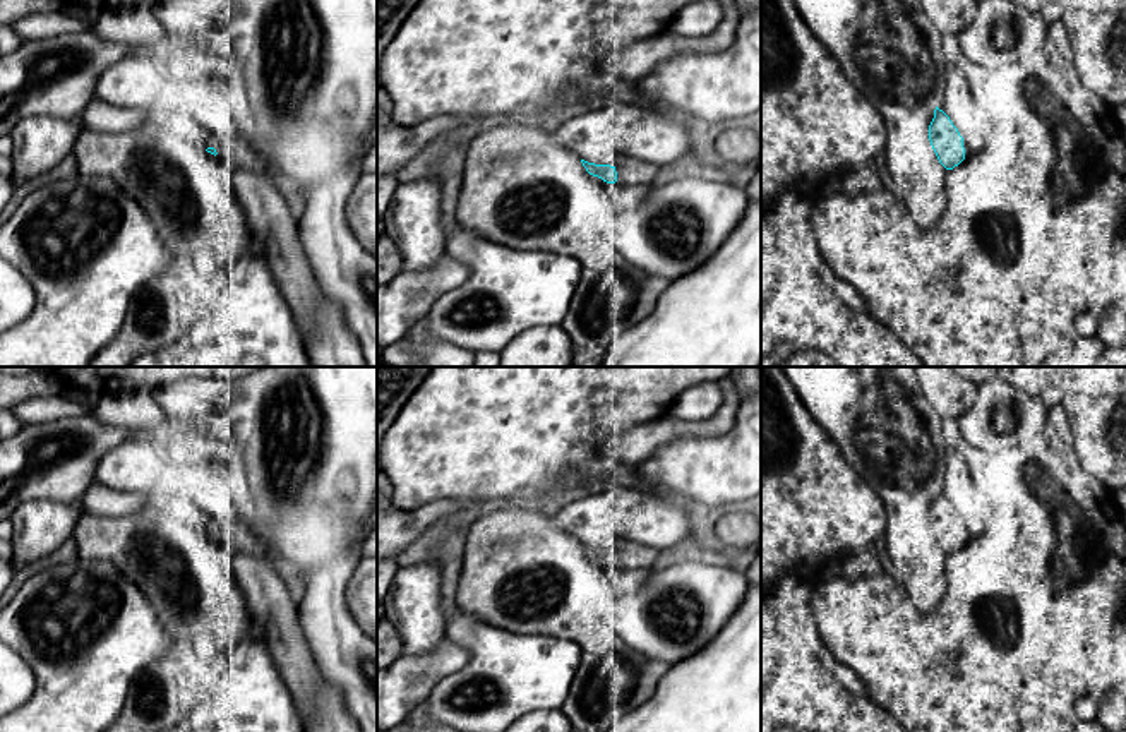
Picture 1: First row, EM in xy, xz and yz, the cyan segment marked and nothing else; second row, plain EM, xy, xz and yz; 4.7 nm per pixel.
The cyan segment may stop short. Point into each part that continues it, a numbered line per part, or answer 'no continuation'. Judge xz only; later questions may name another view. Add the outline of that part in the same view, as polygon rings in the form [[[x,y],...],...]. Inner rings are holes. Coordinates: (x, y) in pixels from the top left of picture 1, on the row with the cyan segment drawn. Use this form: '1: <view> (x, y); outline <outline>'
1: xz (631, 172); outline [[[622,156],[617,165],[615,165],[615,171],[617,171],[617,183],[622,187],[651,187],[655,183],[658,183],[667,171],[650,165],[650,163],[643,163],[636,158],[626,158]]]

